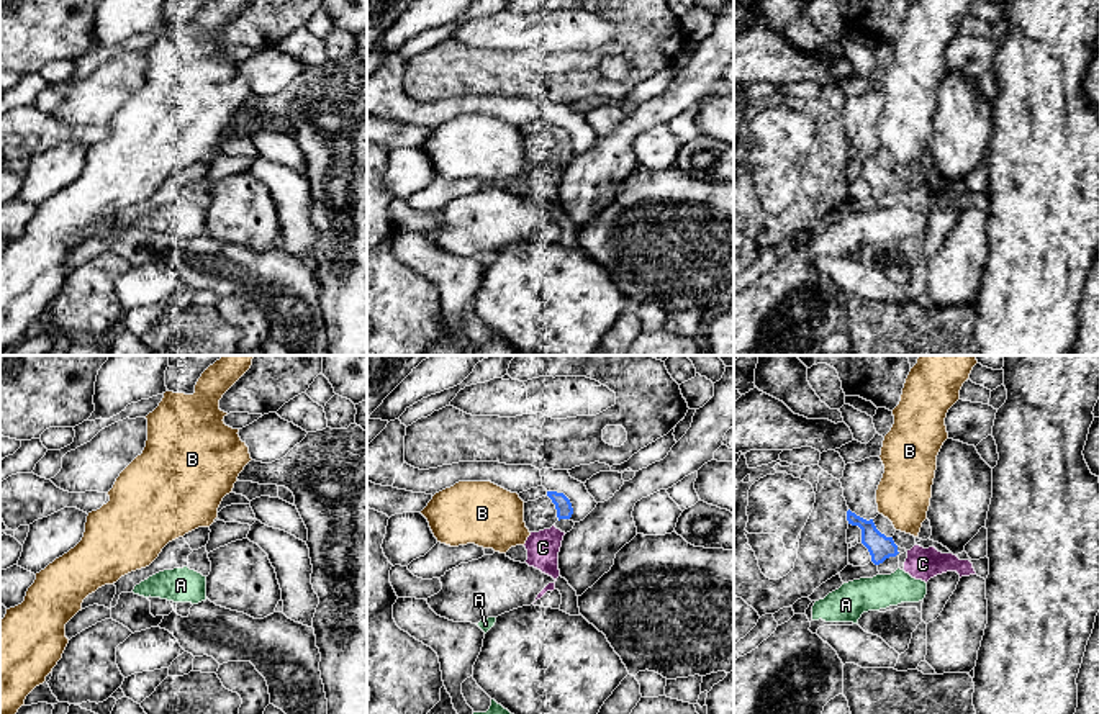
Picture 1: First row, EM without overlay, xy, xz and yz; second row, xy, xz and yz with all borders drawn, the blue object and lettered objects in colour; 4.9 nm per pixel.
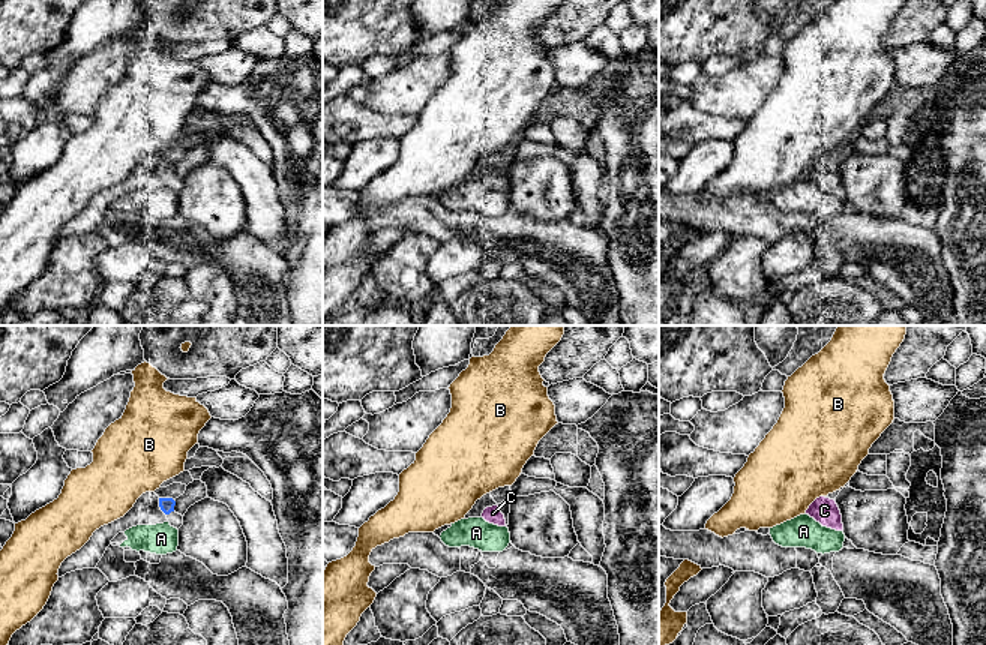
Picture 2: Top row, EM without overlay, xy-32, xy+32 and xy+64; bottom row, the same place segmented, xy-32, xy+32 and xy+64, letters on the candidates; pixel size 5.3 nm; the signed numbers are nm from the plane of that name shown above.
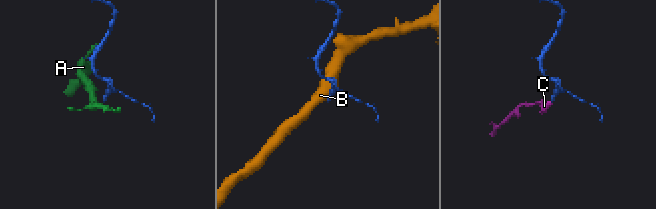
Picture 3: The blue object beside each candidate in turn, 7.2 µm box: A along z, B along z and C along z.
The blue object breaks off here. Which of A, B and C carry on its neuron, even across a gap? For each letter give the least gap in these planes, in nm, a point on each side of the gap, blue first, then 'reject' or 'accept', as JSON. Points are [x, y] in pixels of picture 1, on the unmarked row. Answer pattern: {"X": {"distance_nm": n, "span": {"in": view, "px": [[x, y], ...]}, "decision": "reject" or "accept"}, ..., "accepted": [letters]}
{"A": {"distance_nm": 60, "span": {"in": "yz", "px": [[877, 197], [877, 208]]}, "decision": "reject"}, "B": {"distance_nm": 50, "span": {"in": "yz", "px": [[891, 171], [896, 162]]}, "decision": "reject"}, "C": {"distance_nm": 40, "span": {"in": "xz", "px": [[559, 153], [554, 159]]}, "decision": "accept"}, "accepted": ["C"]}

